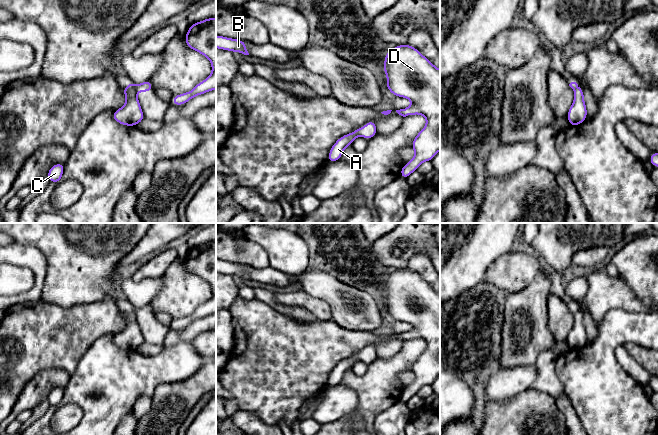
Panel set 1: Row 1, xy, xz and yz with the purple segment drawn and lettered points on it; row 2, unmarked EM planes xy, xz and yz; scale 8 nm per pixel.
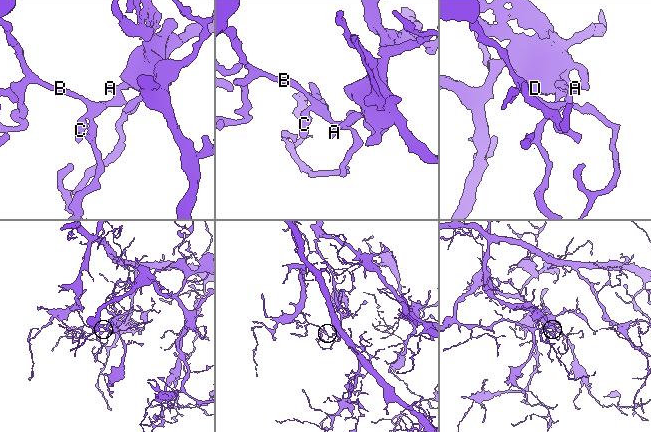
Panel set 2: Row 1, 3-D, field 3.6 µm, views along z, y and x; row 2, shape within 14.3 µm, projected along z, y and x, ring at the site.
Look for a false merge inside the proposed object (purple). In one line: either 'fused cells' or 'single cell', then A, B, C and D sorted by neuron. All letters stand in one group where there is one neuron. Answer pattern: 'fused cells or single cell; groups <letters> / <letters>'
fused cells; groups A B C / D

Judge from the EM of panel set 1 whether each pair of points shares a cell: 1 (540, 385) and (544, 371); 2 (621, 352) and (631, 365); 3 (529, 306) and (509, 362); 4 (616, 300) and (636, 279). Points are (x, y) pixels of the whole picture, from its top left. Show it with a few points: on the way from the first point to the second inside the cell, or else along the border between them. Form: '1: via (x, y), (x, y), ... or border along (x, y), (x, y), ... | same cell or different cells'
1: via (543, 382), (544, 374) | same cell
2: via (622, 355), (628, 362) | same cell
3: via (525, 320), (524, 337), (518, 348) | same cell
4: border along (619, 273), (643, 305) | different cells

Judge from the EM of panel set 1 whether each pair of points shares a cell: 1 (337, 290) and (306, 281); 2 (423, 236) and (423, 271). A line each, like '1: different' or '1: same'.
1: same
2: different

